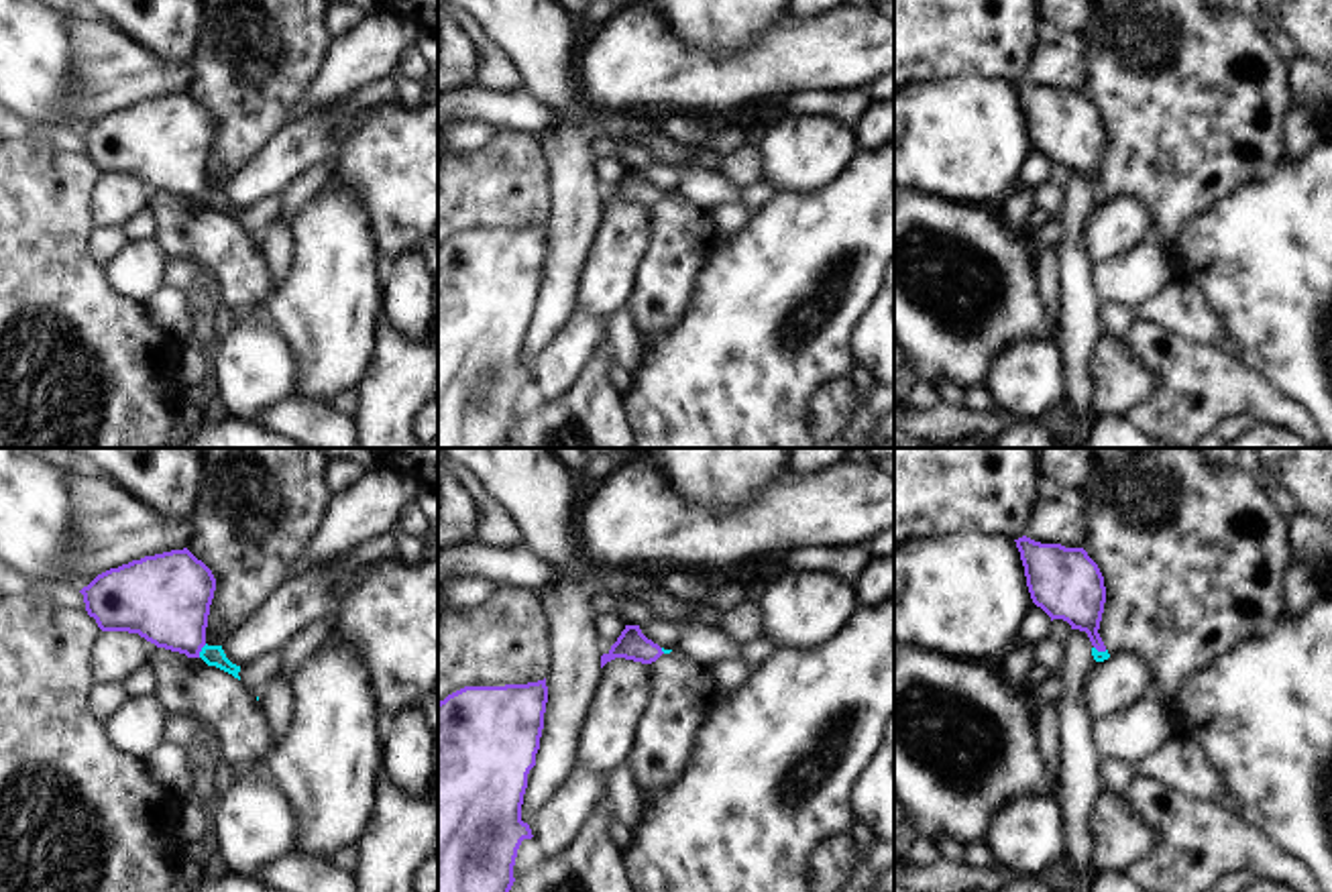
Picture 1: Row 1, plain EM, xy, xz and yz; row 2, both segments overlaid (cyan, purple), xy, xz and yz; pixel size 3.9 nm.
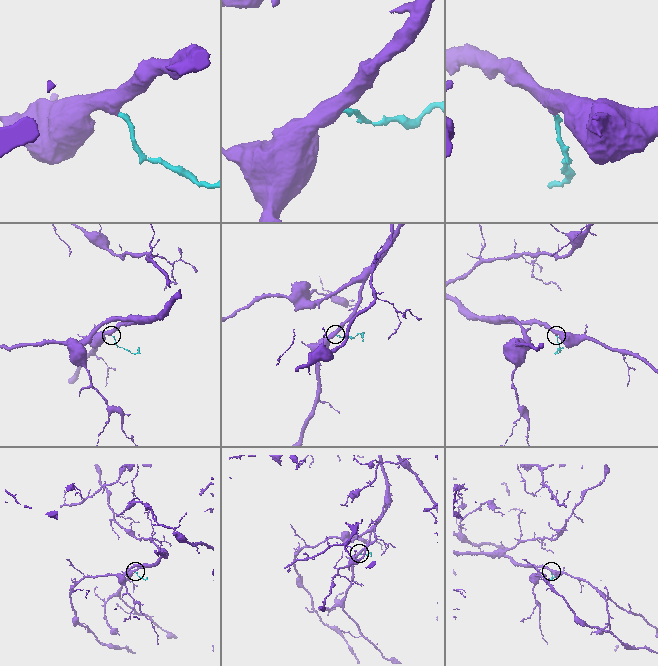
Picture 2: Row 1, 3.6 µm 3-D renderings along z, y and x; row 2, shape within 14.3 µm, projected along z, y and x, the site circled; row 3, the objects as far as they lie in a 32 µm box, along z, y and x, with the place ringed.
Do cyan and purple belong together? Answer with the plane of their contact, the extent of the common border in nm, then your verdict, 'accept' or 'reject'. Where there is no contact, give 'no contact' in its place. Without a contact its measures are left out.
contact in xy; length 70 nm; accept

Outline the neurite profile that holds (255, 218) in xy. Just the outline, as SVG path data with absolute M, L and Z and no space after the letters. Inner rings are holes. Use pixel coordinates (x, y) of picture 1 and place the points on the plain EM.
M281 196L265 198L248 210L240 210L240 226L244 226L255 240L259 240L263 236L265 226L279 218L281 208Z

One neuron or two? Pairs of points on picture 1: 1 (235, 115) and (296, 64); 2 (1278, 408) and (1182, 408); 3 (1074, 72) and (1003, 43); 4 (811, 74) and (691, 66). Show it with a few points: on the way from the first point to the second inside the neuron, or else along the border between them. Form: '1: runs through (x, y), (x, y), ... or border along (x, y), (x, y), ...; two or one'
1: runs through (249, 100), (282, 72); one
2: runs through (1253, 402), (1206, 402); one
3: border along (1039, 45), (1025, 78); two
4: runs through (781, 72), (722, 72); one

